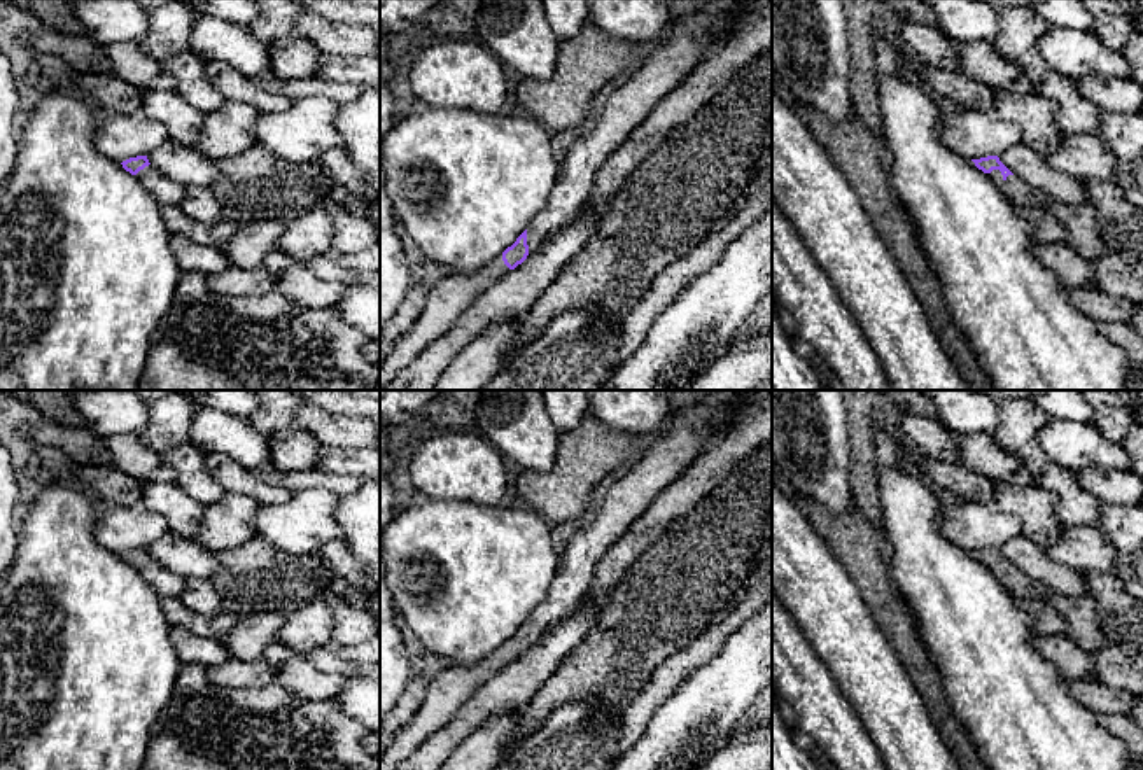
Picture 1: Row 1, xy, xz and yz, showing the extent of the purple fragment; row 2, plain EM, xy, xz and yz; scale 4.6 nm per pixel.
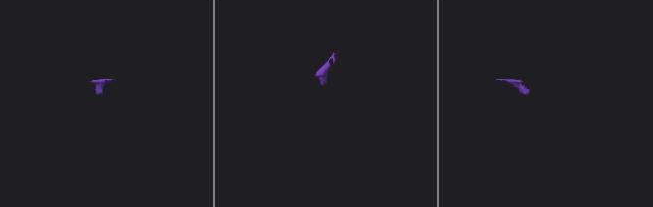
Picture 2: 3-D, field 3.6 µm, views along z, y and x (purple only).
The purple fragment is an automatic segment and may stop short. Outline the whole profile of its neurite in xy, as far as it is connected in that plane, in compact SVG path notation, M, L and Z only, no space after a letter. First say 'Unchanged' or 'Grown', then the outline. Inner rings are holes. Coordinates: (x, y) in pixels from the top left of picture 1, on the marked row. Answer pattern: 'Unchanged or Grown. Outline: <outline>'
Grown. Outline: M147 156L130 158L121 164L147 187L159 205L179 205L184 200L186 187L158 173Z

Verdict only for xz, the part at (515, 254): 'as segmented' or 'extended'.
extended

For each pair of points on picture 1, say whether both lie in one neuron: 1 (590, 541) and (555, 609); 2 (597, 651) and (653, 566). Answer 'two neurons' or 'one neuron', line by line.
1: one neuron
2: one neuron

